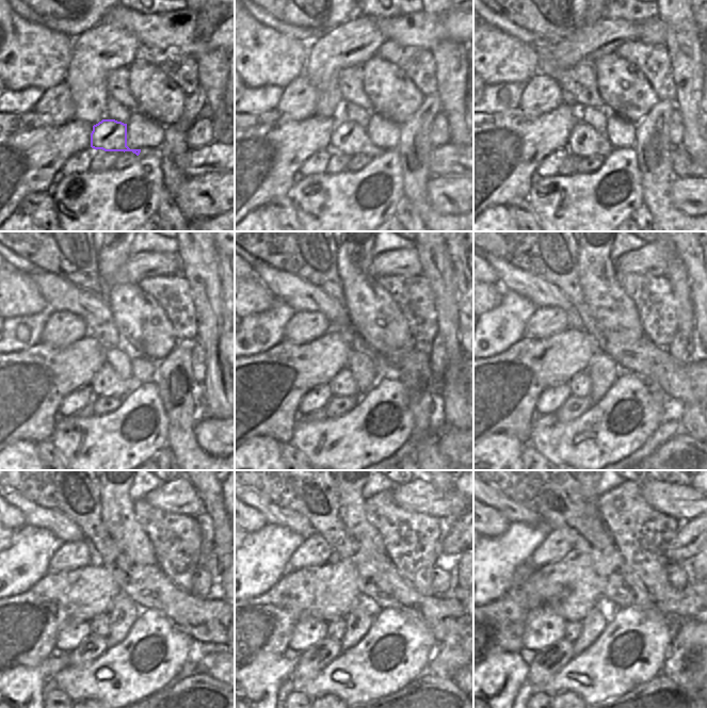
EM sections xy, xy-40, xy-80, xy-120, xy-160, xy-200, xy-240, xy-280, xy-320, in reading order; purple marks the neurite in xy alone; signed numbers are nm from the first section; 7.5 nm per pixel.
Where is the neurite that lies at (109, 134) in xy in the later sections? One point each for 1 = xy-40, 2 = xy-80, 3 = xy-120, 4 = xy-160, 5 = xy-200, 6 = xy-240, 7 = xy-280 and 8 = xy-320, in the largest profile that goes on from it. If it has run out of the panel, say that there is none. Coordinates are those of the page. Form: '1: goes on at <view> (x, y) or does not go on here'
1: goes on at xy-40 (349, 138)
2: goes on at xy-80 (583, 141)
3: goes on at xy-120 (106, 383)
4: goes on at xy-160 (342, 384)
5: goes on at xy-200 (580, 385)
6: goes on at xy-240 (100, 625)
7: goes on at xy-280 (336, 628)
8: goes on at xy-320 (574, 628)

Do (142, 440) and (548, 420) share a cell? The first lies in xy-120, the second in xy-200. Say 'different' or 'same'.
different

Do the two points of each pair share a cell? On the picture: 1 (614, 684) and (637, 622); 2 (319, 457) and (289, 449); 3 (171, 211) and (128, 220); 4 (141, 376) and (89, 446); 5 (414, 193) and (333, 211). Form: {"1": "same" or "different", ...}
{"1": "same", "2": "different", "3": "different", "4": "different", "5": "different"}

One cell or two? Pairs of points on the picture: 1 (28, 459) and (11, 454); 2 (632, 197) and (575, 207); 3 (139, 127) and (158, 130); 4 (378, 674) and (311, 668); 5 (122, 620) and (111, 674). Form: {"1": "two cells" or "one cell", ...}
{"1": "one cell", "2": "one cell", "3": "one cell", "4": "two cells", "5": "two cells"}

